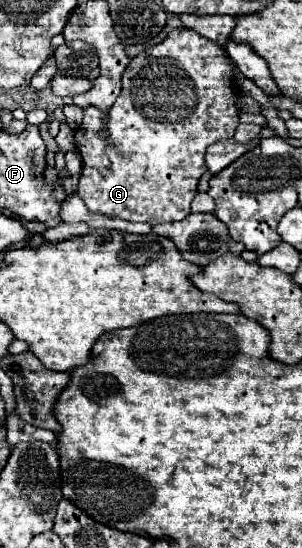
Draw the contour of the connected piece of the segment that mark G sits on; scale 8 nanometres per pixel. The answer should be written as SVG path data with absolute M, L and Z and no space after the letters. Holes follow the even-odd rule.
M176 28L164 42L132 58L122 76L122 92L108 110L108 120L104 112L86 108L84 122L74 134L76 148L82 156L78 196L86 202L88 210L130 222L148 222L152 226L186 218L198 180L206 172L206 148L232 138L240 124L236 110L240 92L234 84L234 70L222 48L188 28ZM104 126L108 128L108 142L100 138Z

